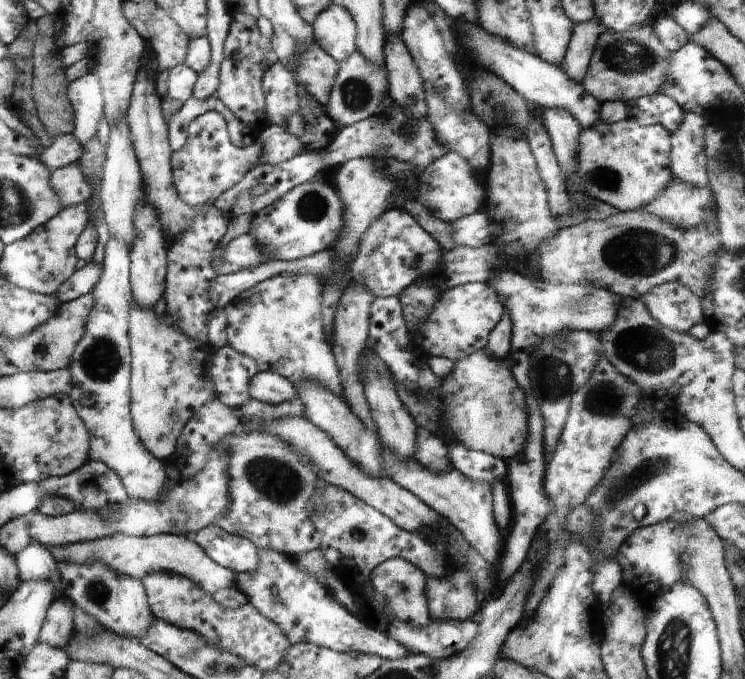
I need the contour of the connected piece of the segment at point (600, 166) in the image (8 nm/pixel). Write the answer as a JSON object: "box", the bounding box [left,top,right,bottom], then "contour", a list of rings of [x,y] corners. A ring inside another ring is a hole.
{"box":[563,118,672,212],"contour":[[[633,118],[627,119],[626,122],[618,122],[610,125],[609,123],[599,121],[598,125],[584,130],[581,134],[580,146],[577,151],[577,166],[572,173],[563,173],[565,178],[565,184],[567,185],[567,191],[571,194],[572,191],[582,191],[586,193],[590,198],[596,199],[600,203],[608,203],[609,206],[616,208],[618,211],[634,212],[639,209],[645,209],[649,205],[652,205],[657,198],[664,193],[665,187],[672,181],[672,170],[671,170],[671,154],[672,154],[672,134],[665,130],[661,125],[649,125],[641,126]]]}

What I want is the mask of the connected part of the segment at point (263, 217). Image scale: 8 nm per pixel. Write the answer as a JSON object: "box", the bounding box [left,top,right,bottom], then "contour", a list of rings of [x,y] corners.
{"box":[250,180,342,260],"contour":[[[322,180],[300,184],[286,192],[258,214],[250,222],[250,236],[270,252],[276,260],[298,260],[316,252],[334,247],[340,233],[342,206],[336,192]]]}

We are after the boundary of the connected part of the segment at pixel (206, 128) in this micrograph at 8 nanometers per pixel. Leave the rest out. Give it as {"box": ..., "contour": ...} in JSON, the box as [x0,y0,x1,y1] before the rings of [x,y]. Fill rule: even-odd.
{"box":[174,111,262,206],"contour":[[[209,111],[192,120],[188,128],[188,142],[182,150],[174,152],[174,182],[178,182],[178,198],[186,198],[190,206],[208,203],[221,197],[230,186],[236,182],[262,158],[261,138],[256,144],[250,144],[246,148],[236,148],[228,140],[229,132],[226,132],[228,124],[224,116],[215,111]]]}

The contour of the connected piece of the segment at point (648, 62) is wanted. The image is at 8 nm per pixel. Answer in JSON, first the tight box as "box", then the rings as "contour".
{"box":[581,24,670,104],"contour":[[[652,24],[633,27],[626,32],[604,32],[594,48],[586,79],[581,83],[602,104],[611,101],[634,102],[661,92],[669,78],[670,52],[662,44]]]}

